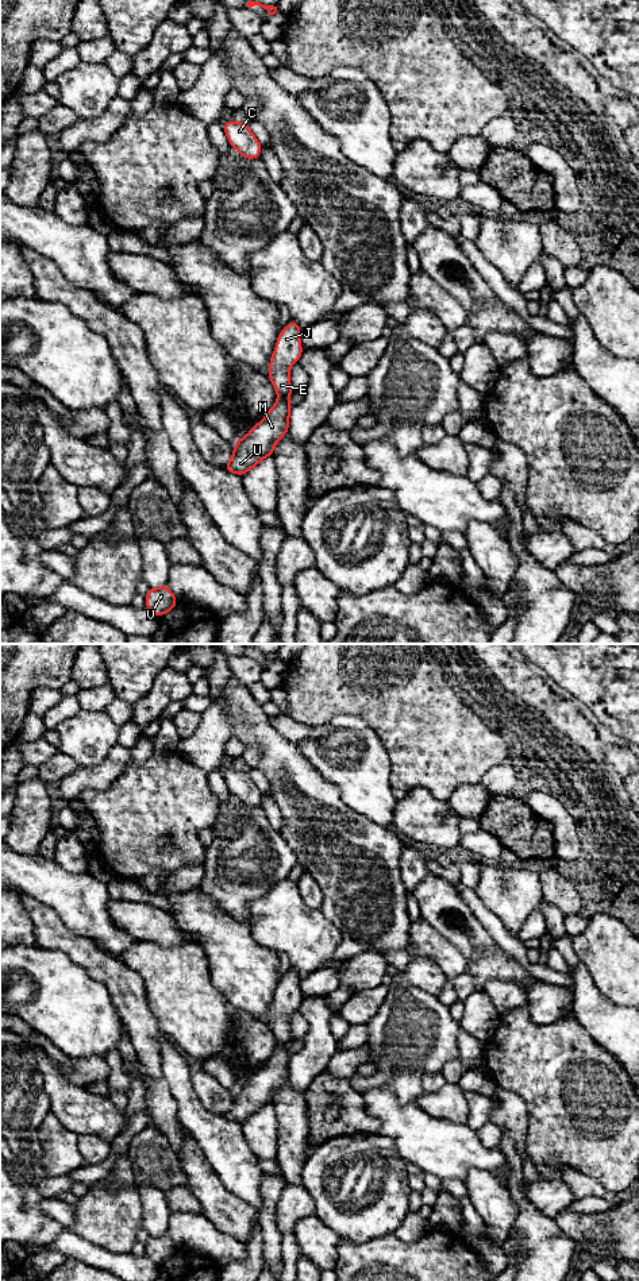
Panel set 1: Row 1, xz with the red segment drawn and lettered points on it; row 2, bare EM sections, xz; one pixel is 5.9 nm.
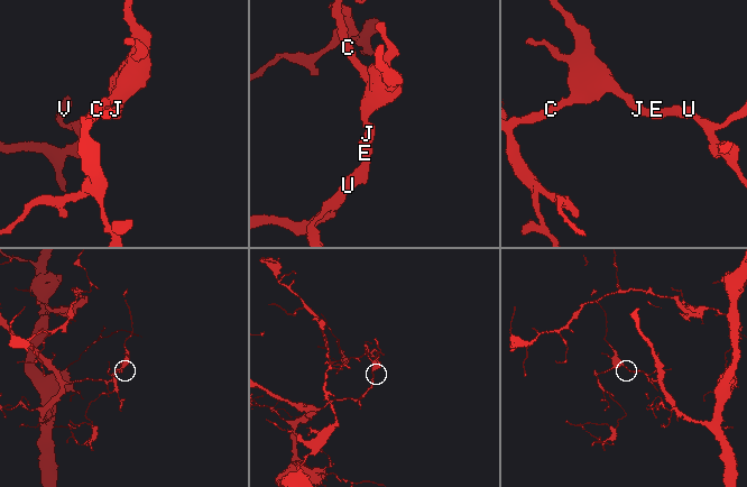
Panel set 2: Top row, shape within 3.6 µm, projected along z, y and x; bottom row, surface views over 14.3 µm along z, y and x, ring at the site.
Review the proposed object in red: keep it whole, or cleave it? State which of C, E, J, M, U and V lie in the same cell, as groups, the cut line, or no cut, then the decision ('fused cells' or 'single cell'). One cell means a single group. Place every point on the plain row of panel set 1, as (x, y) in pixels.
C E J M U V; no cut; single cell

